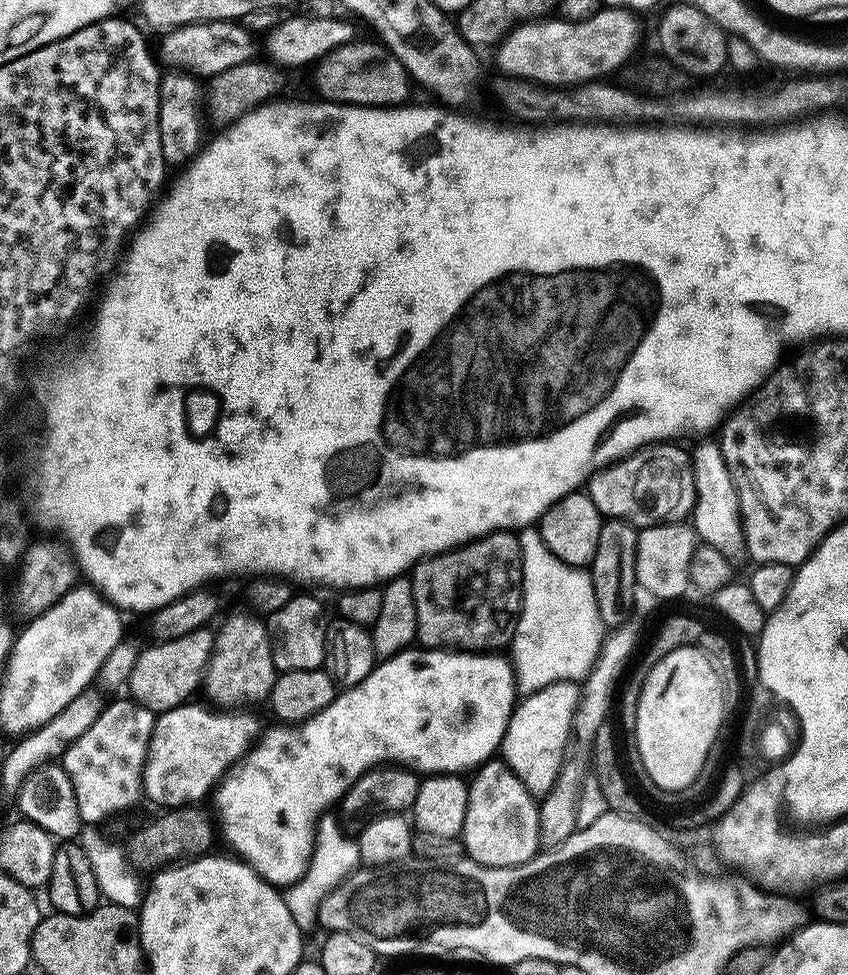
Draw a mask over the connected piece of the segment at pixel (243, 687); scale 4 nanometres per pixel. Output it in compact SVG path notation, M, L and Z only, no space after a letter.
M255 615L232 616L224 624L220 636L215 637L212 656L204 671L202 692L213 700L220 710L244 710L247 704L260 704L269 699L278 675L272 661L272 647L263 619Z

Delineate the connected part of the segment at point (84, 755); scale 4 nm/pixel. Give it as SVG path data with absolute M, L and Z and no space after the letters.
M131 699L116 700L101 711L100 717L72 744L67 745L62 753L62 767L70 778L76 805L80 811L80 819L85 825L96 826L99 820L107 818L111 812L119 808L128 808L136 799L141 799L144 783L144 763L148 757L148 743L156 725L157 713L143 708Z

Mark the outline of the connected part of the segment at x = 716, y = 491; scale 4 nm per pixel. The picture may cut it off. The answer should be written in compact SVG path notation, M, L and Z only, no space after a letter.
M719 443L700 444L691 449L692 469L696 475L696 506L690 517L694 531L703 543L714 546L730 562L745 555L744 521L740 518L740 499L732 481L732 475L720 452Z

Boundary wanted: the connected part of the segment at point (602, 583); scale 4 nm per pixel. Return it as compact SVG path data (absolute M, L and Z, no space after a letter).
M604 520L598 534L598 550L590 565L594 586L594 598L598 602L598 614L605 629L615 630L627 623L634 612L636 603L636 537L637 529L627 520Z

